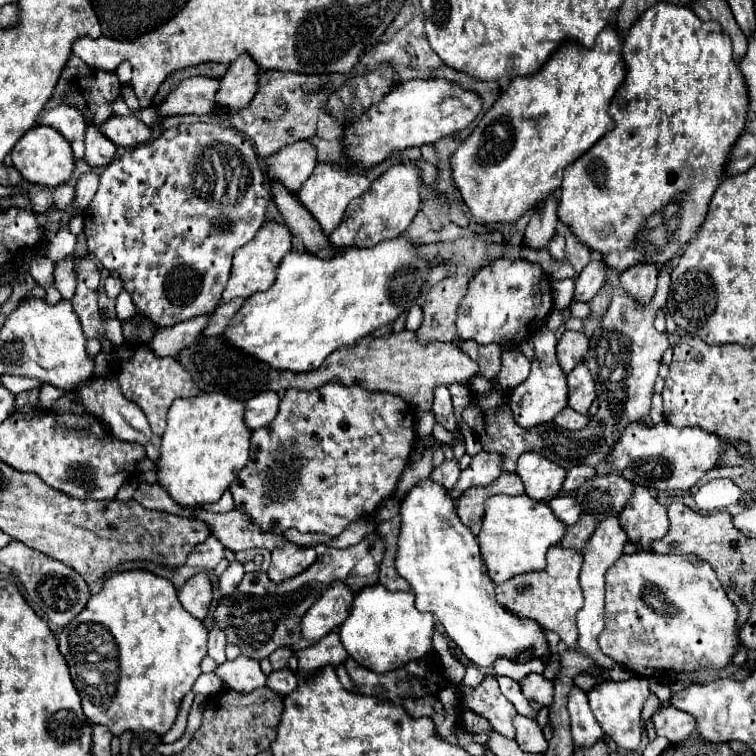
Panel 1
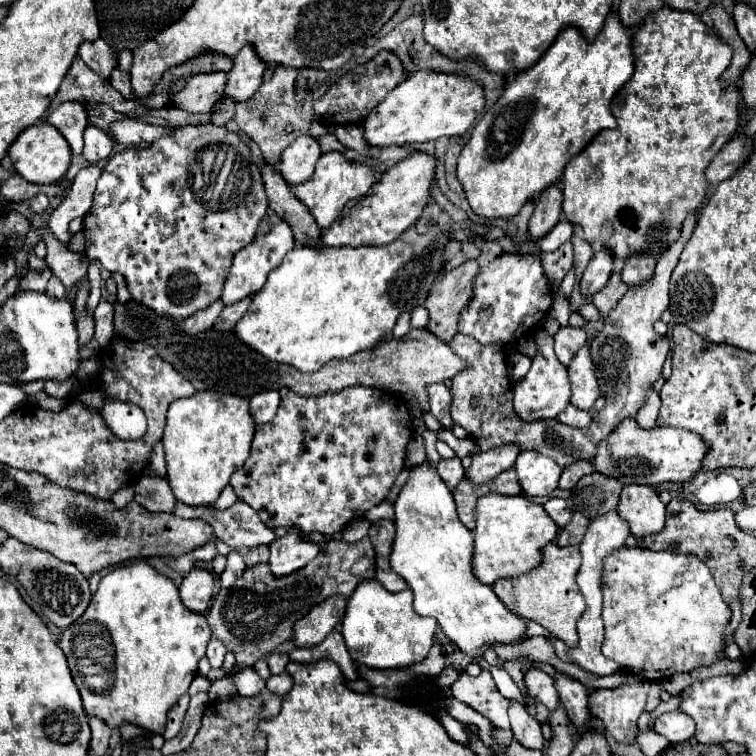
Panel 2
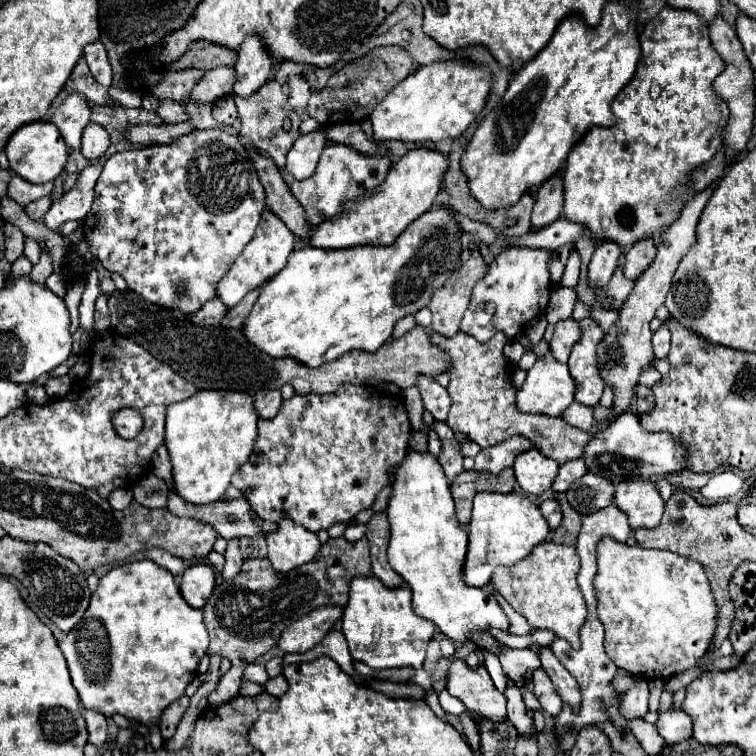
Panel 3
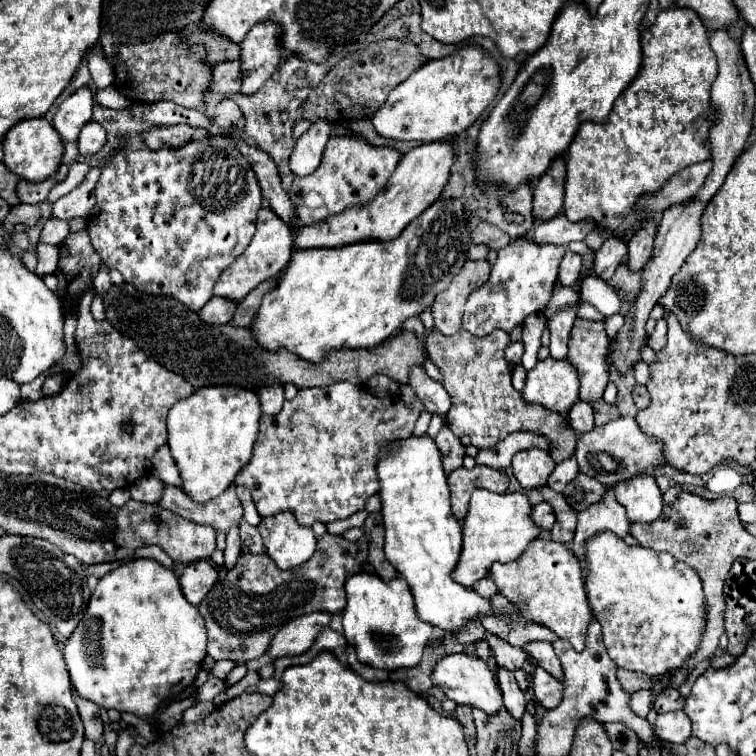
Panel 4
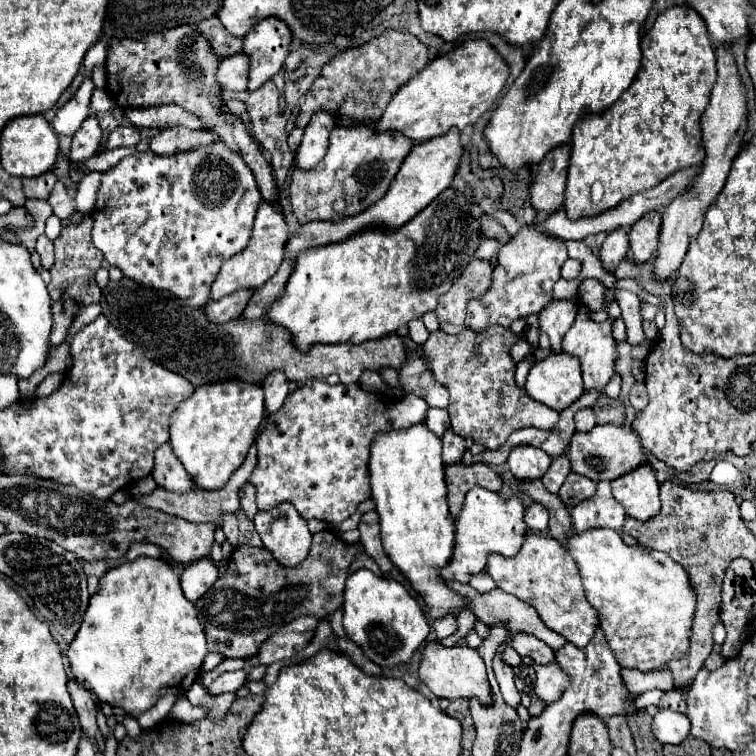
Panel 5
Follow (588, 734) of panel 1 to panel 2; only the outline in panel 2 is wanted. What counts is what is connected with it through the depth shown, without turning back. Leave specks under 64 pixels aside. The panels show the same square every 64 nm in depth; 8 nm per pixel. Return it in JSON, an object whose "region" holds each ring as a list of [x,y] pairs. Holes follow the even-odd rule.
{"region":[[[556,670],[554,676],[554,686],[558,690],[560,702],[564,704],[568,718],[572,718],[572,722],[576,726],[584,726],[588,722],[588,690],[574,680],[572,676]]]}

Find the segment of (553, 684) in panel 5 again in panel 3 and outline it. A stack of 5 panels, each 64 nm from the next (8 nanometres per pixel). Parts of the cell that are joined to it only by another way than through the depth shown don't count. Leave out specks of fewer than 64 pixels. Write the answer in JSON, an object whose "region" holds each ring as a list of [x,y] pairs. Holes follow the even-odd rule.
{"region":[[[538,668],[538,670],[532,672],[532,684],[534,684],[534,694],[536,694],[538,702],[542,704],[542,708],[548,714],[556,716],[562,710],[562,698],[554,690],[552,680],[548,678],[548,674],[542,668]]]}

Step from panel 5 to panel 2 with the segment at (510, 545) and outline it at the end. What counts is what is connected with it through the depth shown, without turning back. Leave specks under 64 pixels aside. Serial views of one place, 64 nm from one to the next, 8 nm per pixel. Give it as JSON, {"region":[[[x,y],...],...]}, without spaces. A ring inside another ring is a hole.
{"region":[[[486,494],[476,502],[476,528],[472,566],[476,580],[482,584],[494,584],[496,578],[510,578],[534,568],[540,562],[540,550],[554,540],[558,526],[544,512],[538,502],[532,502],[526,494],[500,496]]]}

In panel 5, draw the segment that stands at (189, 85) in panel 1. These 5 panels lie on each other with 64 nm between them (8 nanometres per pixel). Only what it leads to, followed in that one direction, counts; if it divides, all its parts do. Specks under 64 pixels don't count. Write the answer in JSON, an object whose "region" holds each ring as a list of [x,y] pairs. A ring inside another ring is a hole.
{"region":[[[238,52],[232,54],[228,58],[224,58],[218,66],[218,74],[216,74],[220,86],[224,90],[246,90],[248,86],[248,56]]]}

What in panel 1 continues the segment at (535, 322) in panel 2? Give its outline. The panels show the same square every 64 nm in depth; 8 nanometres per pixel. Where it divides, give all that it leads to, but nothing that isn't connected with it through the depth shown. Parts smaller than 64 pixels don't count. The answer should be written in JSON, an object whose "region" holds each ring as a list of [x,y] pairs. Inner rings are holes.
{"region":[[[498,258],[480,268],[458,308],[458,338],[478,344],[514,344],[530,338],[552,312],[552,290],[542,268],[536,262]]]}

